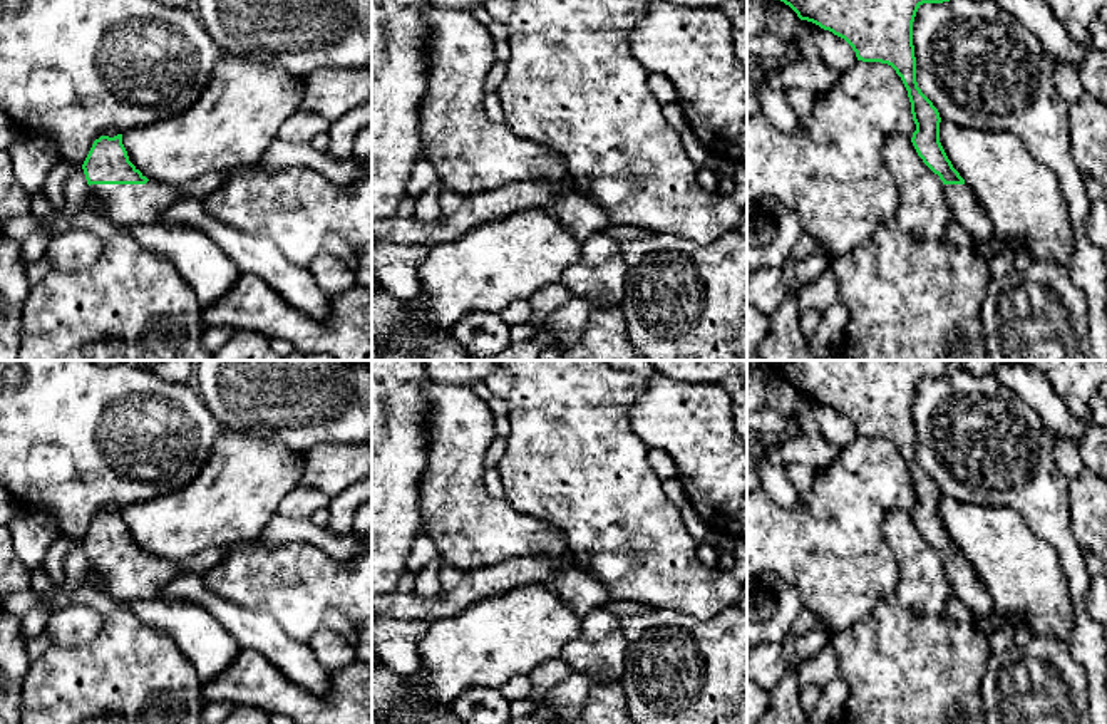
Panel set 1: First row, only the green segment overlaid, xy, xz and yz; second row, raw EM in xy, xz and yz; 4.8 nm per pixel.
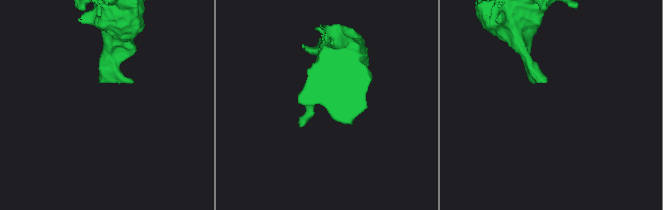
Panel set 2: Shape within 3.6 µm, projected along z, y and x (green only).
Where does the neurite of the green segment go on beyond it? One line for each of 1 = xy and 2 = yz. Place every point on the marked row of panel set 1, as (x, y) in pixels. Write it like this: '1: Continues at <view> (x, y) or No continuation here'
1: Continues at xy (128, 305)
2: Continues at yz (965, 208)

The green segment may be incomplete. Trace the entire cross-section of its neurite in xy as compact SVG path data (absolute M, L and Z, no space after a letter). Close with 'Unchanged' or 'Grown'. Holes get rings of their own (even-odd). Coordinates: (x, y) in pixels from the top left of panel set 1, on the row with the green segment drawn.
M122 134L94 141L82 164L89 194L104 206L104 216L119 230L104 241L99 258L84 270L50 273L33 285L22 307L20 345L15 360L209 360L201 344L206 328L203 308L188 283L131 235L137 225L152 225L183 198L206 199L228 178L209 173L186 184L147 179L131 161Z. Grown

